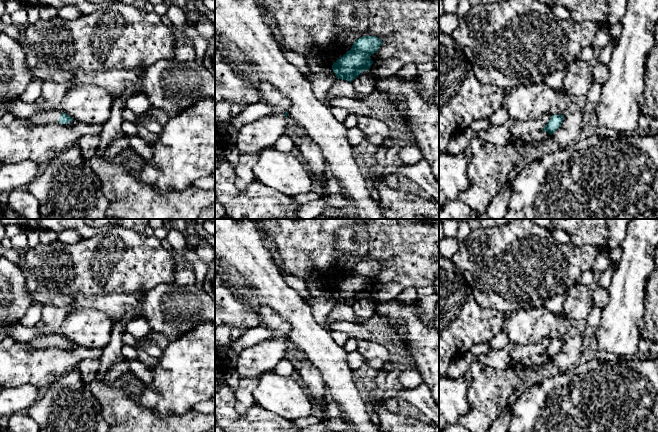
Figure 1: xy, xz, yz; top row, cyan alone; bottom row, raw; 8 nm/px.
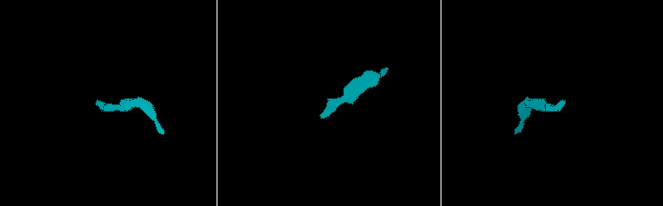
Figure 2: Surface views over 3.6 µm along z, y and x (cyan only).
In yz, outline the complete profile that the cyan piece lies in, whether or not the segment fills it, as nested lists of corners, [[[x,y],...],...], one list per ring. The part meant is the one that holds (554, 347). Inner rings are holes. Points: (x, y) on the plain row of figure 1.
[[[552,339],[542,355],[548,356],[552,359],[562,348],[564,339]]]

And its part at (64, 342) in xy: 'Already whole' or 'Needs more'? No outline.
Needs more

